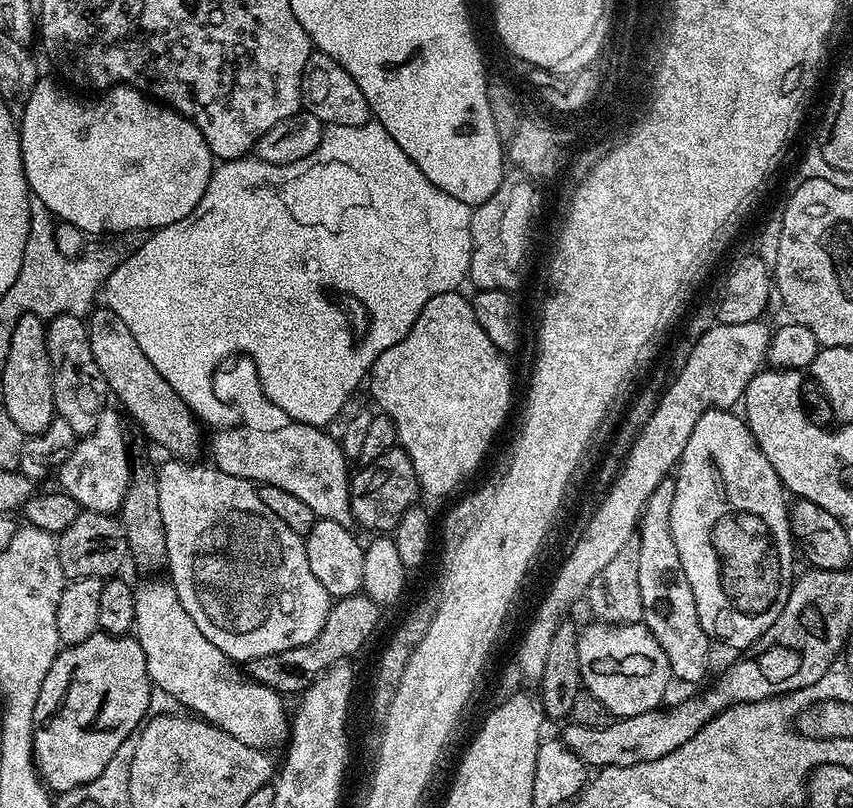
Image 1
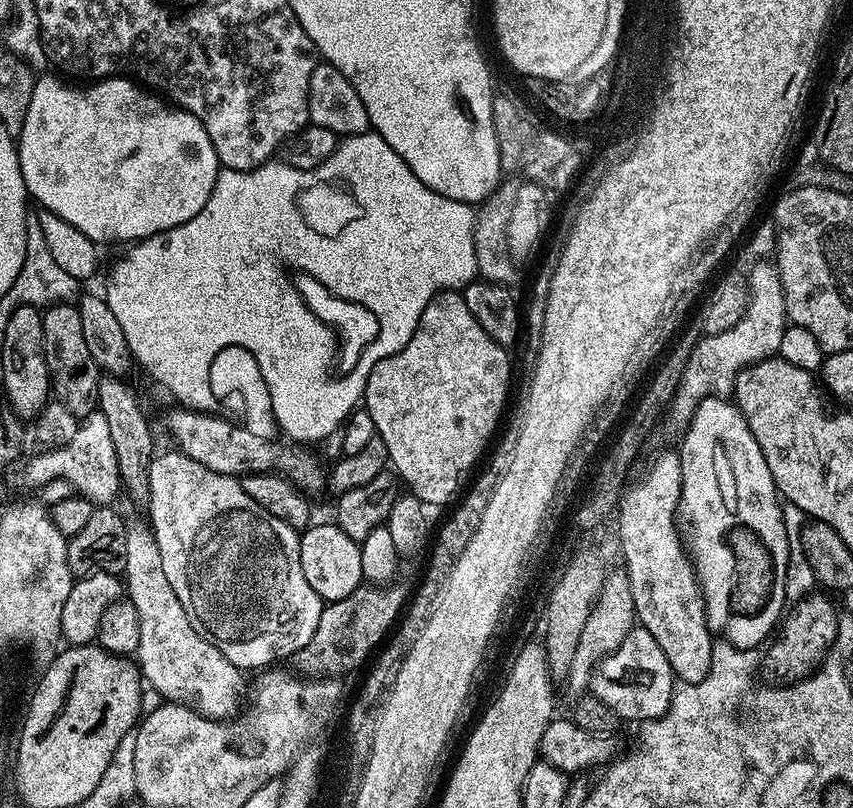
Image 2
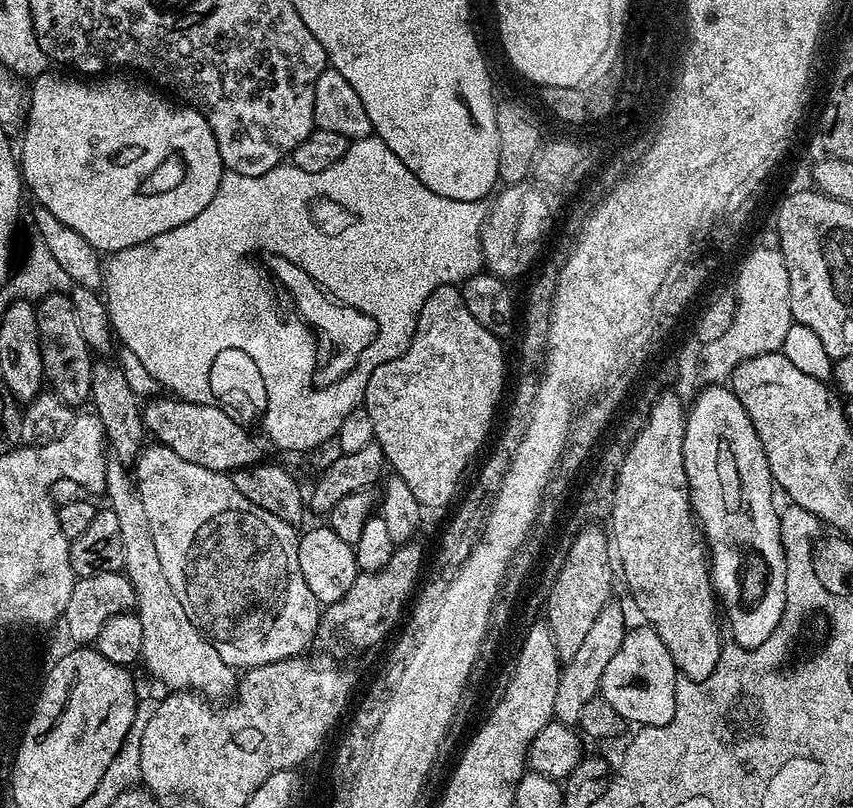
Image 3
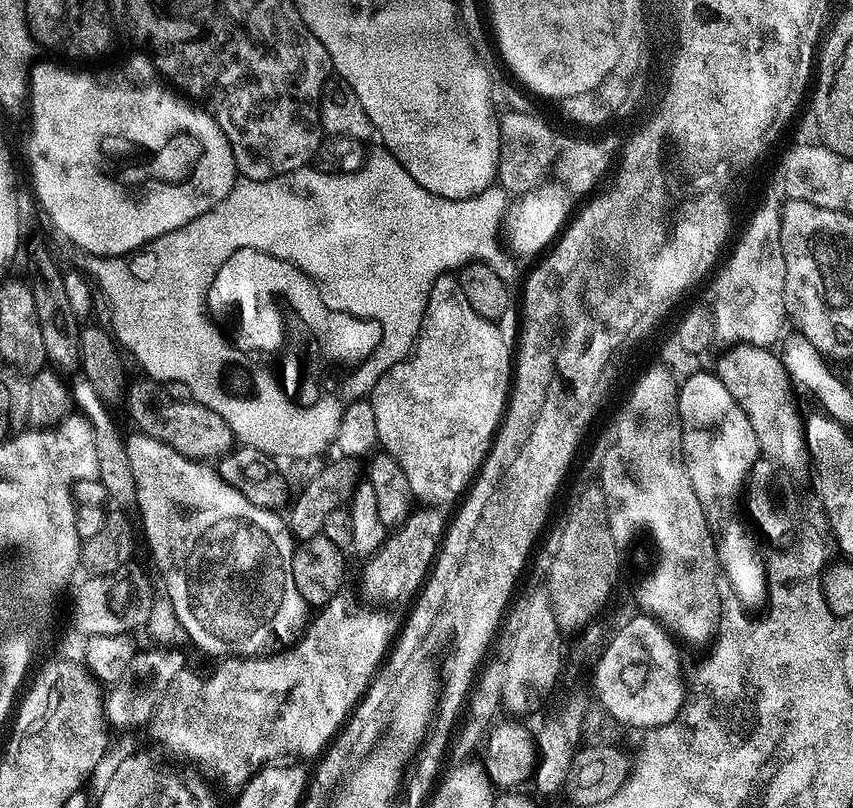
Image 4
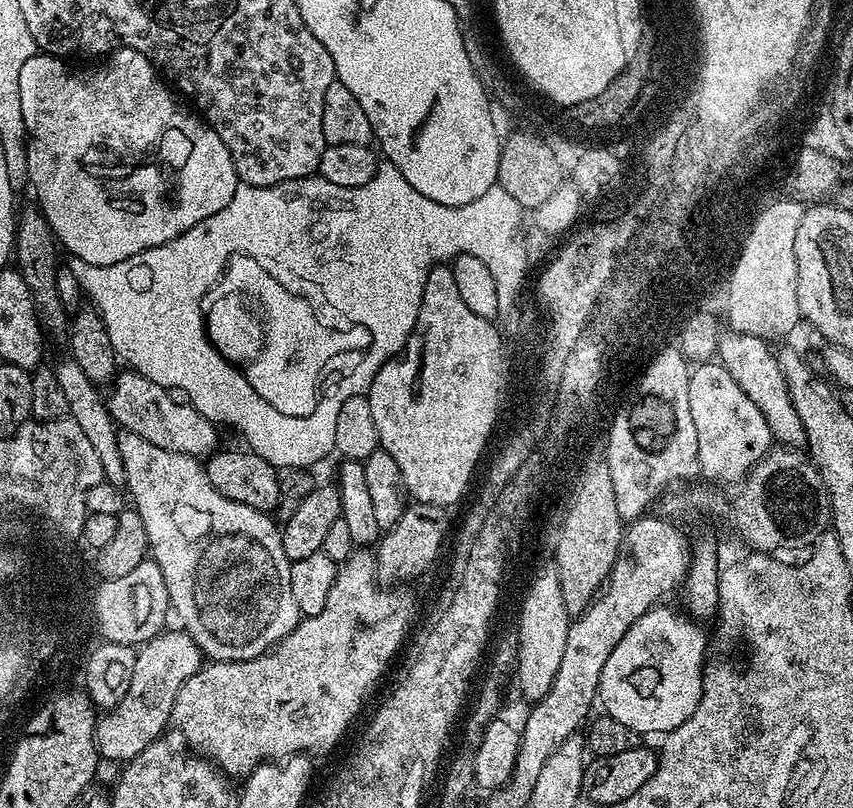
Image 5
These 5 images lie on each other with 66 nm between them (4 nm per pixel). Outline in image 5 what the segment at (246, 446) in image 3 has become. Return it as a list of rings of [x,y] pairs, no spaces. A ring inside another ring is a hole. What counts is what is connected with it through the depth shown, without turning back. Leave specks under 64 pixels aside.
[[[135,370],[127,371],[121,371],[111,381],[107,389],[108,396],[106,392],[108,412],[121,429],[132,432],[138,438],[146,438],[146,442],[154,446],[183,456],[204,458],[217,451],[217,425],[213,421],[208,420],[191,404],[187,402],[179,404],[178,401],[171,400],[168,397],[171,396],[169,389],[154,383],[150,378],[141,376]]]

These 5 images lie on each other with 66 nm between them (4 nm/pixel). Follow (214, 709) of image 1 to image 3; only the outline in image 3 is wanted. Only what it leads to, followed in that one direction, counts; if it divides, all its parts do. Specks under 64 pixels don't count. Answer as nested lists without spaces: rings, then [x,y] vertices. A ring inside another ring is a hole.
[[[119,462],[109,463],[104,469],[104,486],[106,497],[112,503],[109,504],[110,510],[118,514],[118,526],[122,526],[123,571],[136,591],[136,608],[142,622],[142,663],[168,690],[187,690],[212,702],[223,701],[223,696],[235,689],[237,673],[218,655],[213,644],[192,625],[190,618],[186,618],[186,610],[182,610],[182,602],[178,602],[162,570],[162,561],[154,546],[154,534],[150,534],[150,518],[146,518],[146,506],[133,473]]]

